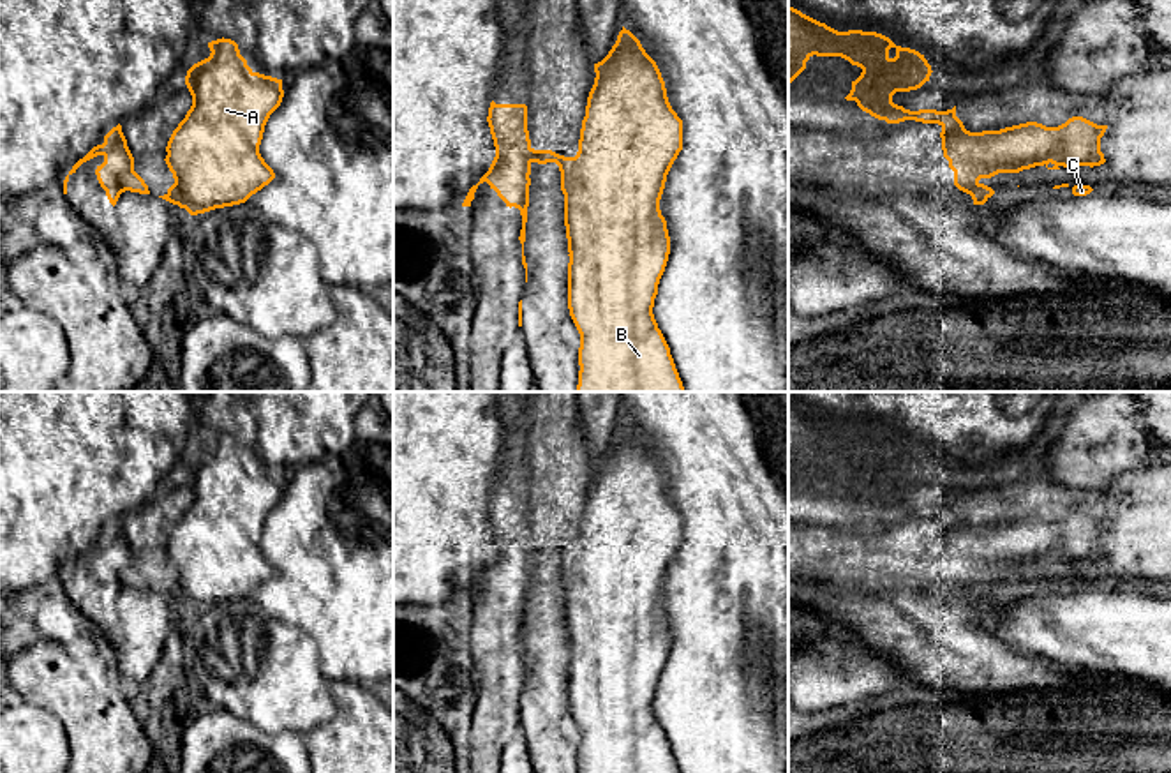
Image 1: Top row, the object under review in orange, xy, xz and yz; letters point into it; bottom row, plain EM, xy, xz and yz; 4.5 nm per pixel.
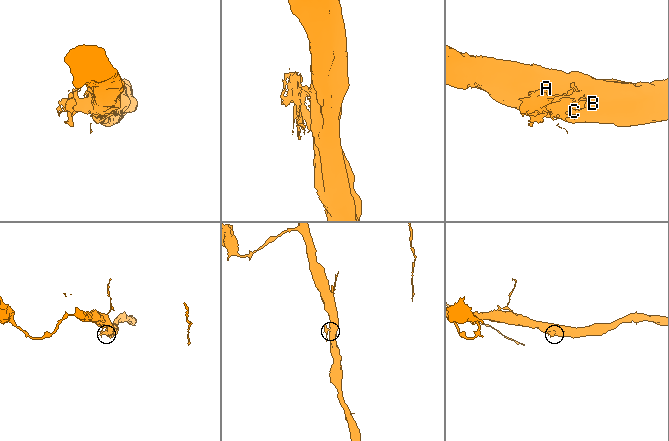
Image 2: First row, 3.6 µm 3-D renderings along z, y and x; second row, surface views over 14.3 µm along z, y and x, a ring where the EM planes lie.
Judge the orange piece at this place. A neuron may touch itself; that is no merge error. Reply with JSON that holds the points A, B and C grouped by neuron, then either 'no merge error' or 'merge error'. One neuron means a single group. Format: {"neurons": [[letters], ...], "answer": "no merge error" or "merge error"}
{"neurons": [["A", "B"], ["C"]], "answer": "merge error"}

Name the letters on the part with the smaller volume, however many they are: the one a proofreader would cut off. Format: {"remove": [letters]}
{"remove": ["C"]}

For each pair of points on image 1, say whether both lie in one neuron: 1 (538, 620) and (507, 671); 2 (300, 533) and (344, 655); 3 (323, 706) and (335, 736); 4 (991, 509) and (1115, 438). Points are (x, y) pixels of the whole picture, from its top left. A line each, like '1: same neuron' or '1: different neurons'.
1: different neurons
2: same neuron
3: different neurons
4: different neurons

